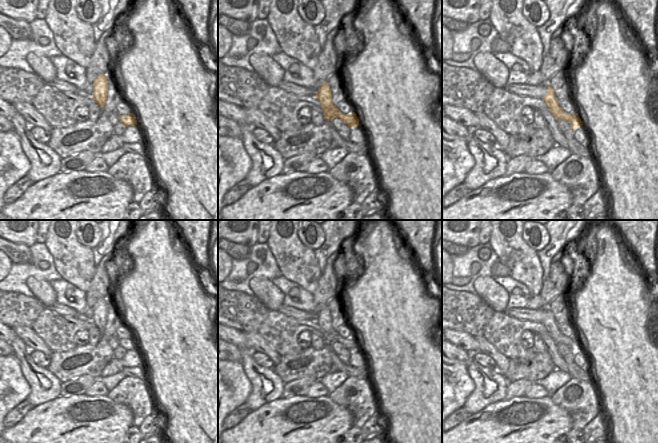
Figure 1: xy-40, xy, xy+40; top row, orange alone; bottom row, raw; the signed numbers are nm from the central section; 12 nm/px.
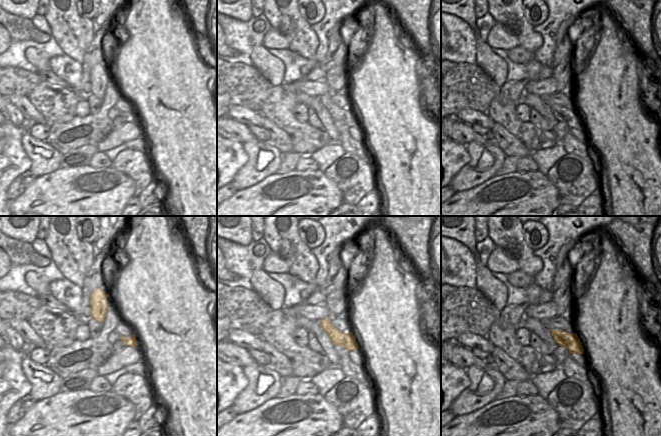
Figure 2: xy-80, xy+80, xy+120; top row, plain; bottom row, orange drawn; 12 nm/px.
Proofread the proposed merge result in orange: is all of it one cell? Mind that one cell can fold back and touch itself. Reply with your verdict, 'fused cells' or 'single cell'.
fused cells

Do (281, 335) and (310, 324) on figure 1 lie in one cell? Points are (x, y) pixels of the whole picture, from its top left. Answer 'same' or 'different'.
same

